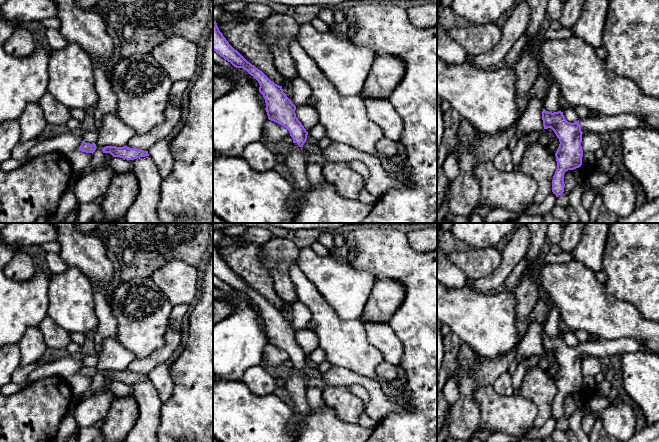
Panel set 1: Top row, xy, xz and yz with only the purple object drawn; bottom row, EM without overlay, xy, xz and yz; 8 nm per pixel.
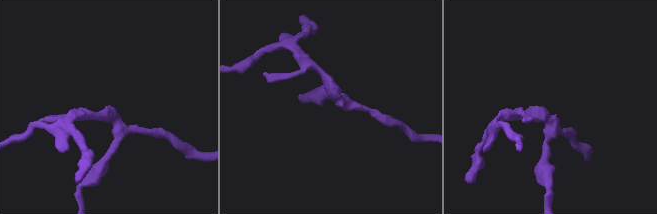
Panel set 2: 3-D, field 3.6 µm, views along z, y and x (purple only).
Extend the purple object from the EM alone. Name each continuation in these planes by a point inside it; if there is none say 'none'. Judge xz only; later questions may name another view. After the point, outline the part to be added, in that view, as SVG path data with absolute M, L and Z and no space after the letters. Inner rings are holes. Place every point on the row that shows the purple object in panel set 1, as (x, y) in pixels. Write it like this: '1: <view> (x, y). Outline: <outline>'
1: xz (295, 159). Outline: M293 143L288 148L285 163L293 176L294 190L288 201L289 206L292 207L297 204L298 193L300 191L307 191L309 188L307 178L307 166L309 163L305 158L303 147L299 147L297 143Z

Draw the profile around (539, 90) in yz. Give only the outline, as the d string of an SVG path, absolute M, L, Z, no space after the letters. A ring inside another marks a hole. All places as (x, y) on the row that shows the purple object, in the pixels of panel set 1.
M546 73L540 74L537 79L535 80L533 86L529 90L528 96L529 100L528 103L531 99L540 99L544 100L548 94L550 87L550 80L547 77Z

